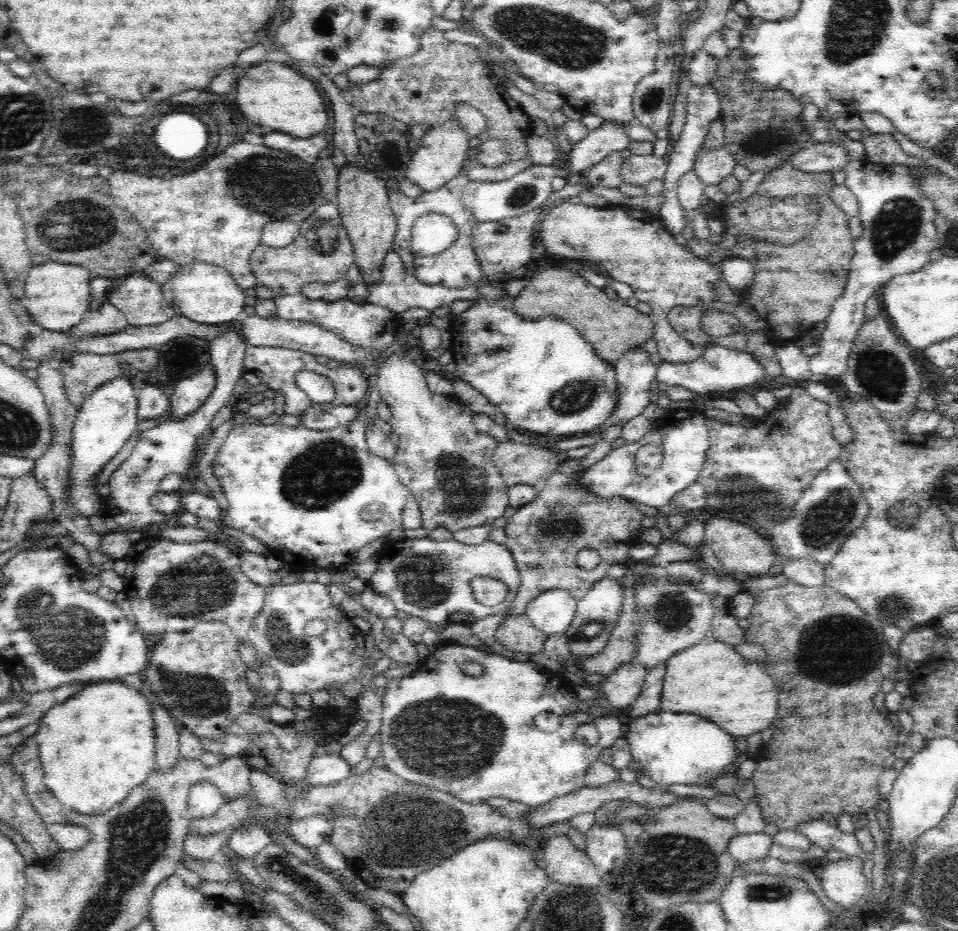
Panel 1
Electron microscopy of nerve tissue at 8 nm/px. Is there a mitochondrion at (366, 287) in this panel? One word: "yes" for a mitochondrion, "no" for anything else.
no

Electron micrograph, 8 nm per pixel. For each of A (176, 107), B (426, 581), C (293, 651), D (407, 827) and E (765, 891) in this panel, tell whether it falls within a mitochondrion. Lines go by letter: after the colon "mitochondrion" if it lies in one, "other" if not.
A: other
B: mitochondrion
C: mitochondrion
D: mitochondrion
E: mitochondrion

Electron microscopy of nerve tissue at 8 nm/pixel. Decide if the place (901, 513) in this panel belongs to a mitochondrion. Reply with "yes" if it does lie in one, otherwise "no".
yes

